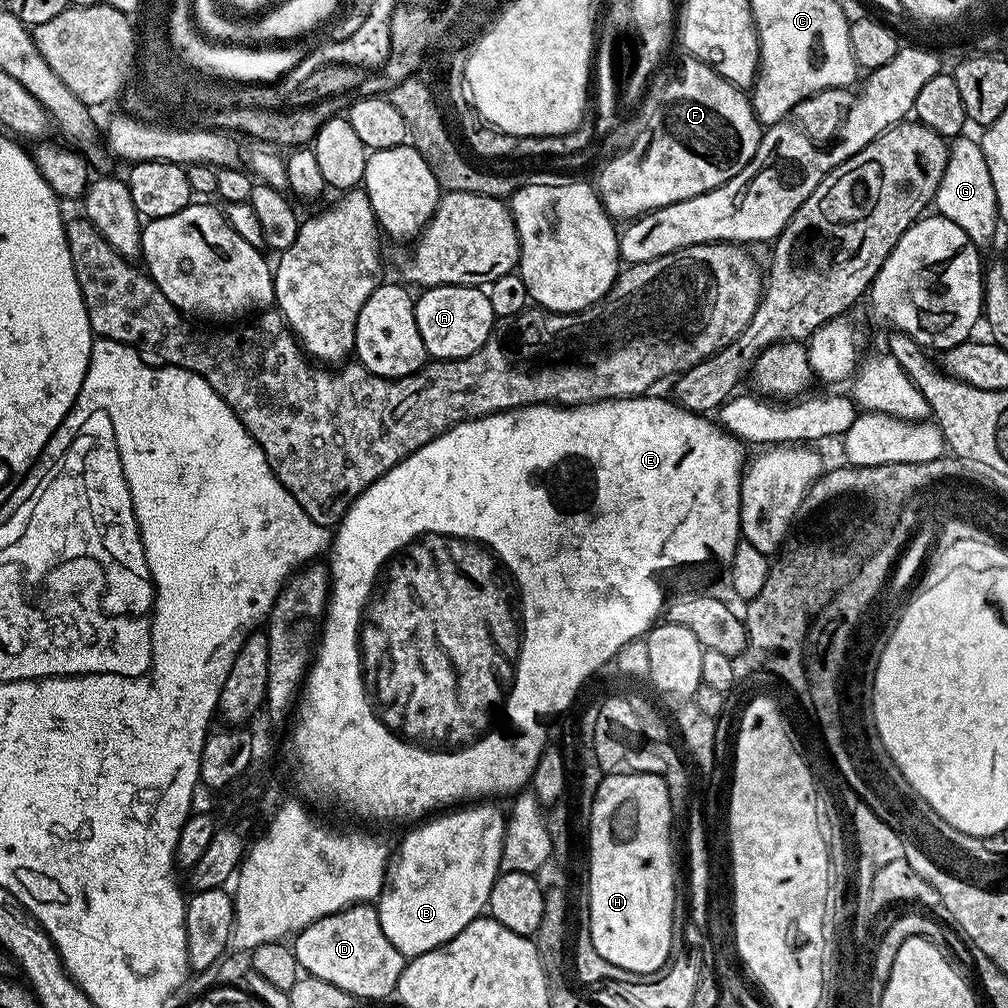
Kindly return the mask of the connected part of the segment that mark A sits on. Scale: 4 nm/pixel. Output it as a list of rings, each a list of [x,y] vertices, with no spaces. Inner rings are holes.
[[[439,284],[436,288],[423,289],[419,294],[421,296],[415,297],[418,334],[422,334],[422,342],[432,360],[461,360],[474,354],[474,350],[484,345],[497,323],[498,318],[490,306],[490,298],[483,287],[467,284]]]

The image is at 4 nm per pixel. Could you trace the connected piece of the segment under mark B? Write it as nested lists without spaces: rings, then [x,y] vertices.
[[[472,802],[467,806],[456,806],[451,810],[444,810],[439,814],[429,815],[427,818],[419,821],[415,826],[409,827],[407,829],[409,832],[401,838],[400,845],[394,848],[394,851],[391,853],[384,877],[384,889],[380,892],[380,898],[375,901],[374,907],[378,918],[382,922],[382,934],[386,934],[386,938],[390,938],[390,942],[404,957],[421,956],[438,946],[442,946],[446,942],[450,942],[450,938],[454,938],[462,930],[466,930],[466,926],[470,926],[470,922],[481,919],[482,913],[487,909],[490,890],[494,886],[496,877],[501,873],[500,859],[504,850],[503,838],[506,823],[505,813],[500,813],[492,804],[495,803]]]

